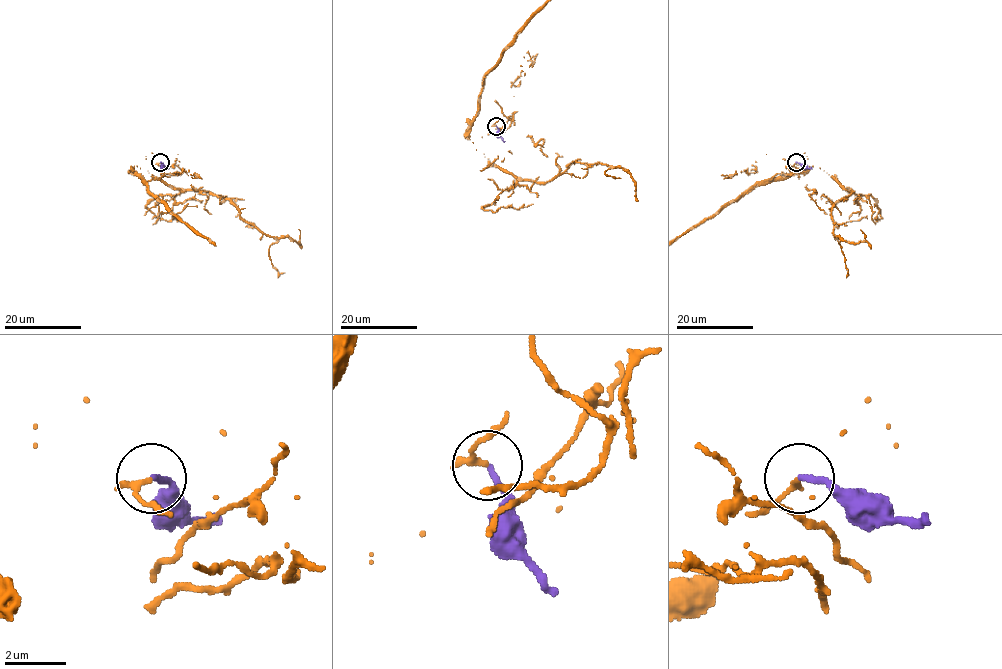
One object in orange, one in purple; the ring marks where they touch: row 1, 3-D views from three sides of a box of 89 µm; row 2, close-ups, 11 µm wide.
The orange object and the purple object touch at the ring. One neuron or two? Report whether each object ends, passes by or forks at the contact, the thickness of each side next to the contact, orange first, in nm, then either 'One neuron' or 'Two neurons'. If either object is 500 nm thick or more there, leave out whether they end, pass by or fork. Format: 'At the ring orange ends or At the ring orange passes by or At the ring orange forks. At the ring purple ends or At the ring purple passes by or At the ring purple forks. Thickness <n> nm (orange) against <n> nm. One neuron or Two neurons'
At the ring orange ends. At the ring purple ends. Thickness 200 nm (orange) against 200 nm. Two neurons

